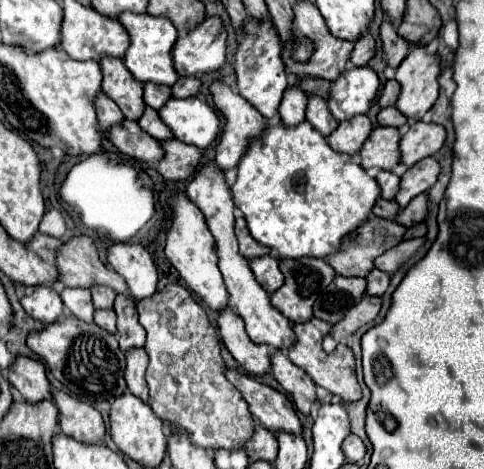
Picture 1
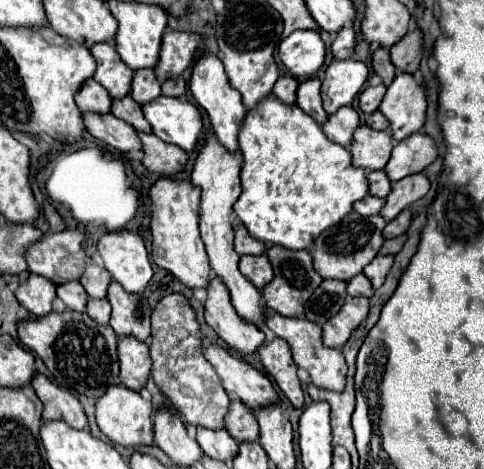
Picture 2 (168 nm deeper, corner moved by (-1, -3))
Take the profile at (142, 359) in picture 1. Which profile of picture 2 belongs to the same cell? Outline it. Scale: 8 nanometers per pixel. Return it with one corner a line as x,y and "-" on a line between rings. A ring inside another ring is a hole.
119,339
119,365
121,365
121,383
131,391
141,391
149,379
151,359
147,343
137,339

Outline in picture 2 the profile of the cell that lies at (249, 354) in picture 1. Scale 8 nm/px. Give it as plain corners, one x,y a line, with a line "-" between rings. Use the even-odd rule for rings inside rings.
217,277
211,279
207,287
205,321
231,349
241,355
253,355
265,343
265,333
257,325
247,325
241,321
233,311
229,291

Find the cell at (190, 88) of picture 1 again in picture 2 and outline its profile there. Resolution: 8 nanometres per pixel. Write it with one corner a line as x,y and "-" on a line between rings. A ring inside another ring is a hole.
175,77
163,83
163,95
167,97
183,97
187,91
187,83
183,77

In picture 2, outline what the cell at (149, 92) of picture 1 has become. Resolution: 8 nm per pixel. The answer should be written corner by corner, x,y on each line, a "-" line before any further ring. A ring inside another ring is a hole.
135,71
133,85
131,85
131,97
139,105
147,105
153,99
161,95
161,83
157,81
153,71

